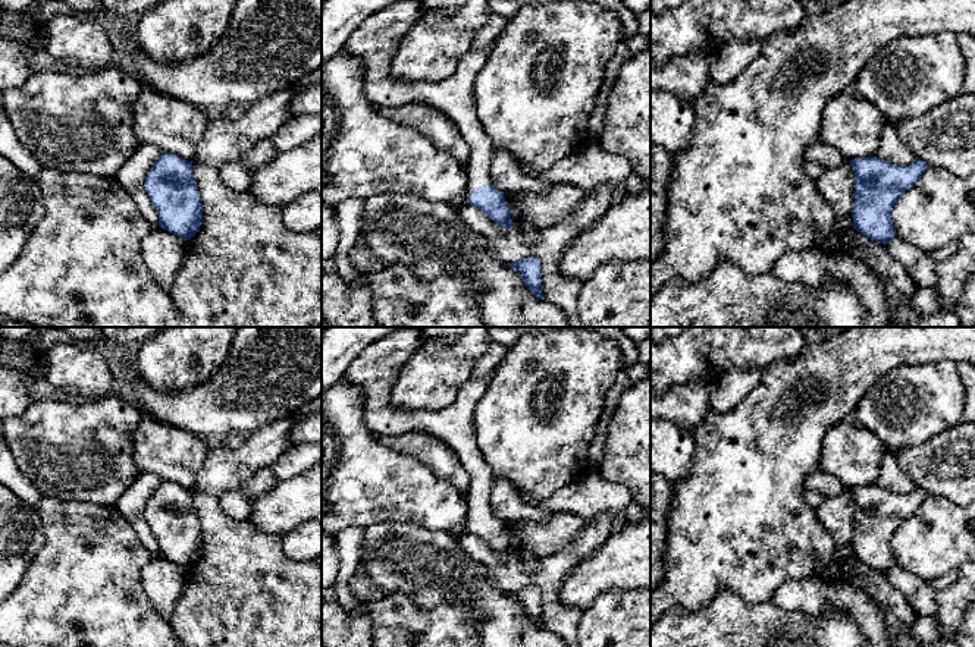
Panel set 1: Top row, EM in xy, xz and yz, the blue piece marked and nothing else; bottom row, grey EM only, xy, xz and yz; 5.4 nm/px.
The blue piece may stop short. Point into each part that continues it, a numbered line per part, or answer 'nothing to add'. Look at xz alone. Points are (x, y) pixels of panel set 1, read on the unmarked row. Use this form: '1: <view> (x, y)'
1: xz (375, 370)

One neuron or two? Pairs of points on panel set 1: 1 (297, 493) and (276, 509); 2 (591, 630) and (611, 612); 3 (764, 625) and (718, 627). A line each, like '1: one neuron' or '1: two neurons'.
1: one neuron
2: one neuron
3: one neuron

